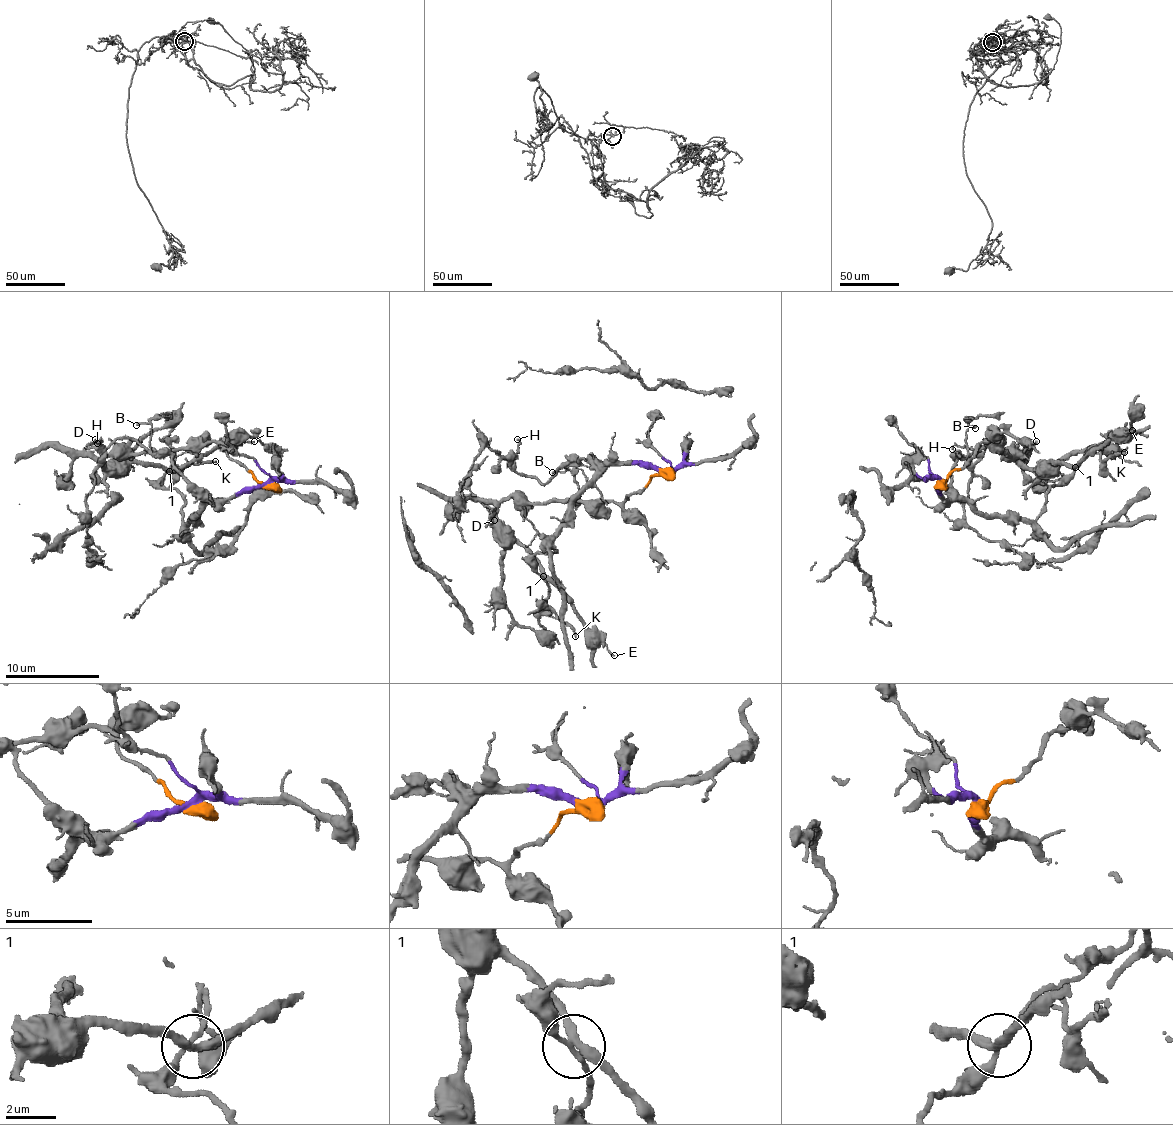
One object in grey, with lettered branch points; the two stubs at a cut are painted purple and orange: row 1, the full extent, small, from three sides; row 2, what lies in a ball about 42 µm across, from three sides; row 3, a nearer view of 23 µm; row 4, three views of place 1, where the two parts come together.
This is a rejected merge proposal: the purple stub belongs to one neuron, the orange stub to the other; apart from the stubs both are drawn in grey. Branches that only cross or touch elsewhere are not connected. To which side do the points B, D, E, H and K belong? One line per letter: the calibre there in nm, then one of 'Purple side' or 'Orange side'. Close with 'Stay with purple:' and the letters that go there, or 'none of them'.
B: Thickness 150 nm. Purple side
D: Thickness 180 nm. Orange side
E: Thickness 140 nm. Orange side
H: Thickness 150 nm. Purple side
K: Thickness 170 nm. Purple side
Stay with purple: B, H, K

